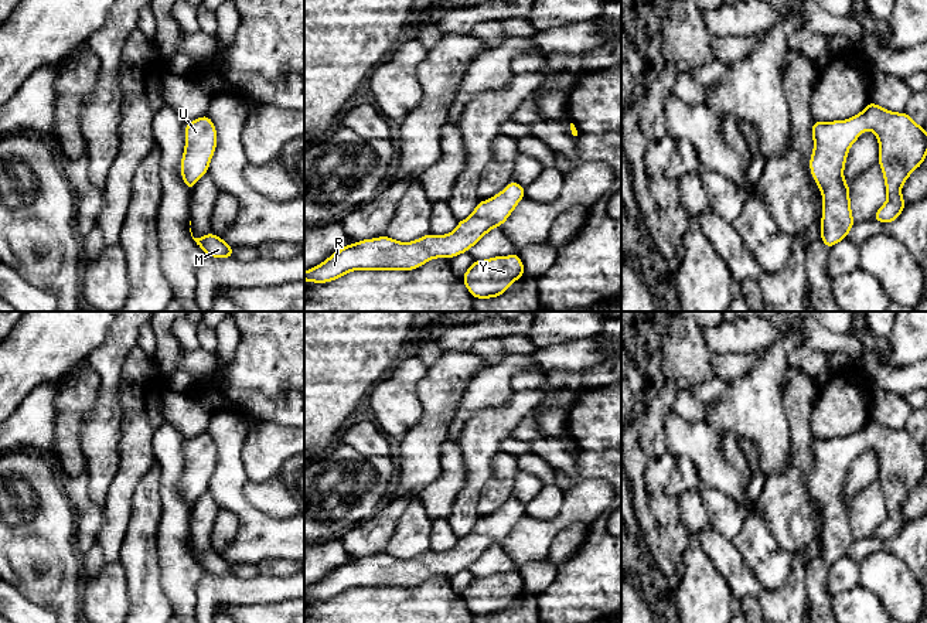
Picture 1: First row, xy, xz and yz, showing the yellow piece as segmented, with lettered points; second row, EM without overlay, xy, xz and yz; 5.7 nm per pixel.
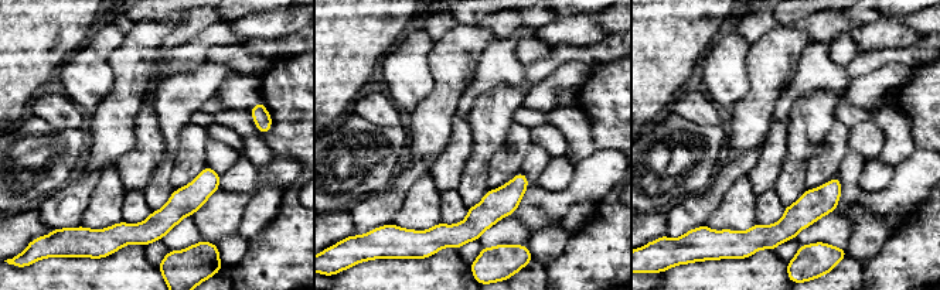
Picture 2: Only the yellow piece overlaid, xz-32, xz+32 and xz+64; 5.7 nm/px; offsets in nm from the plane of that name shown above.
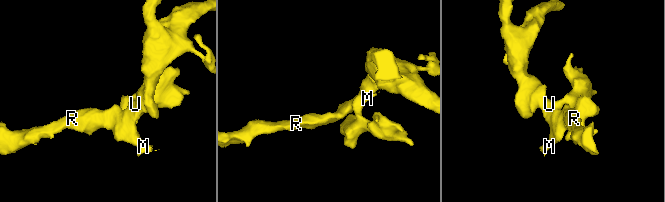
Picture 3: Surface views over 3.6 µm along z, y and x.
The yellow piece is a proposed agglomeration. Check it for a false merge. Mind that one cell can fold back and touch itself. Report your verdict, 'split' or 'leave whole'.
leave whole

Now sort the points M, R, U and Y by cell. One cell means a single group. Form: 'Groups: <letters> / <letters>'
Groups: M R U Y

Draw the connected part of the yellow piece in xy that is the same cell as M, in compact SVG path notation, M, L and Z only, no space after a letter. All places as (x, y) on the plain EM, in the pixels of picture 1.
M209 549L202 555L194 555L197 562L202 566L204 571L209 572L211 575L232 575L234 565L229 564L222 555L217 554L215 551Z

